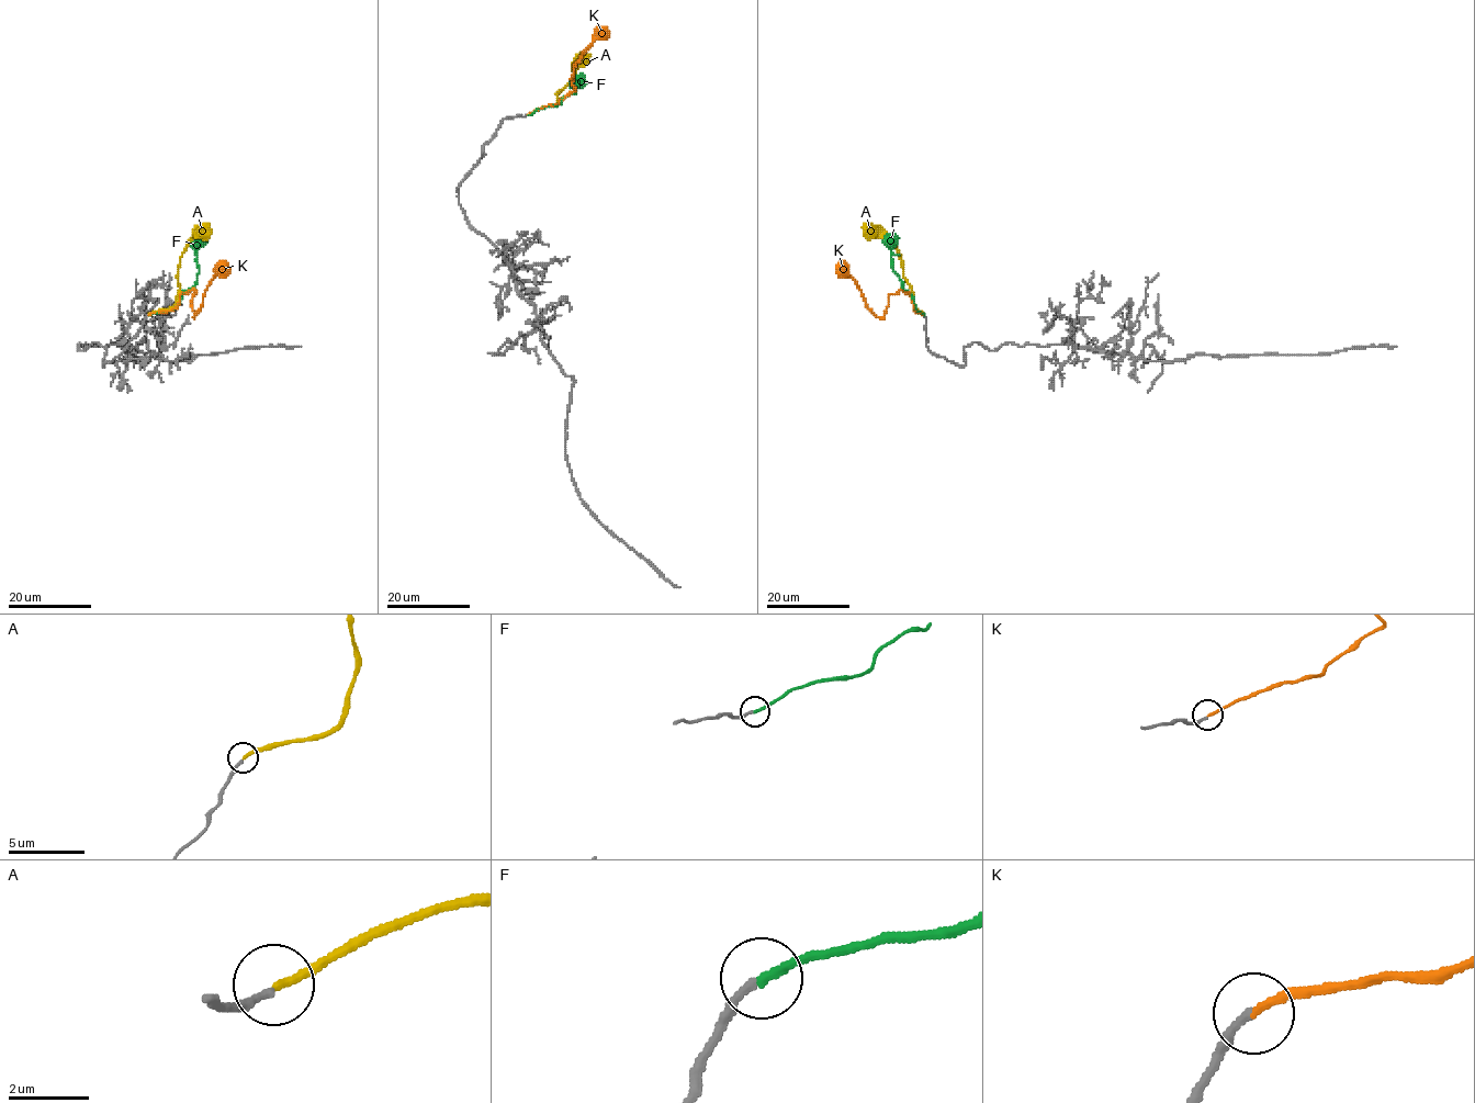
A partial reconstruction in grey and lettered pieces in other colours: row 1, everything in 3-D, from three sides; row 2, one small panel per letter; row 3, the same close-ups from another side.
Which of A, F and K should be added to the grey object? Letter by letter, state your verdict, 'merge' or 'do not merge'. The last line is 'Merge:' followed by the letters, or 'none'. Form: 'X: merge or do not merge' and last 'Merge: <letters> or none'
A: do not merge
F: merge
K: do not merge
Merge: F

